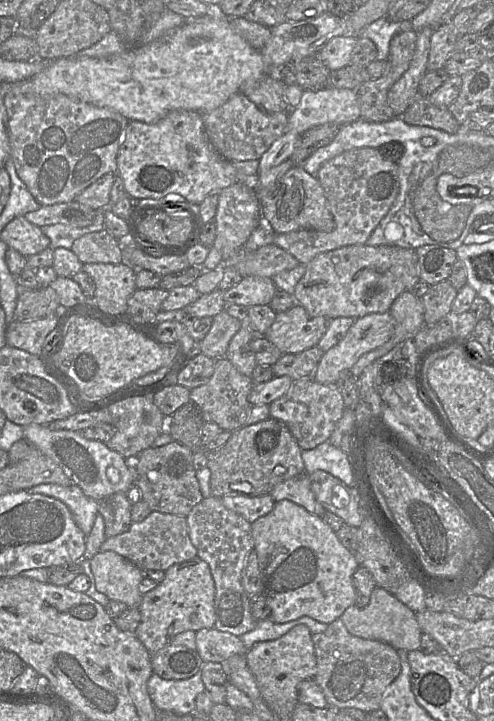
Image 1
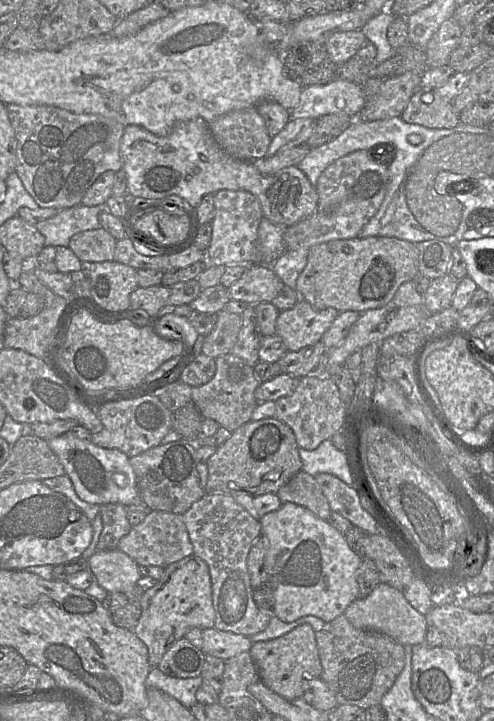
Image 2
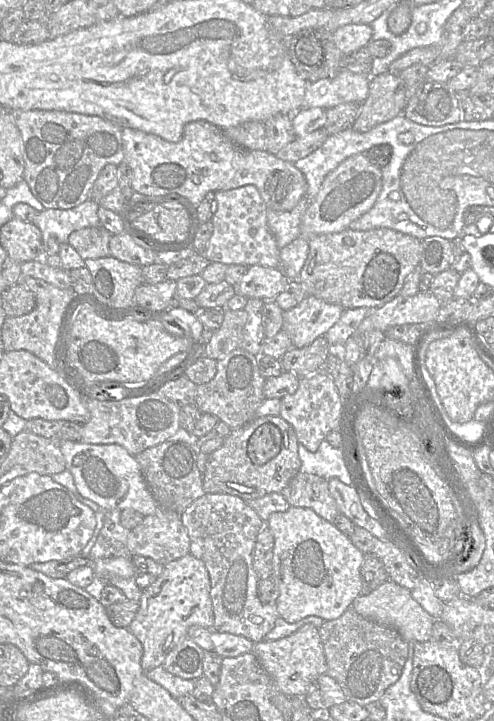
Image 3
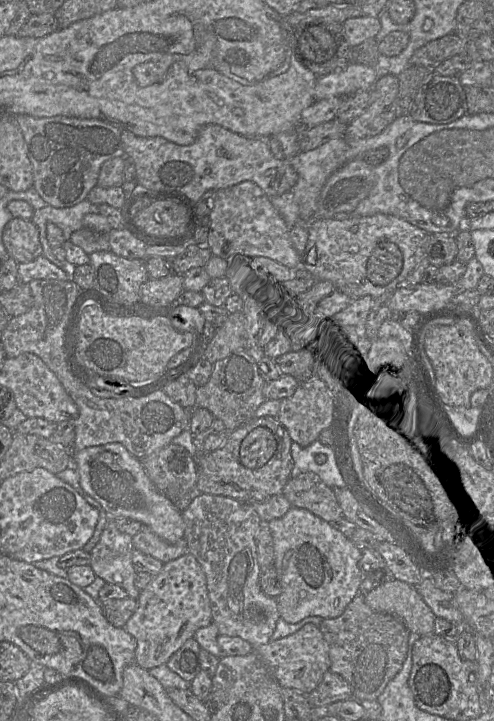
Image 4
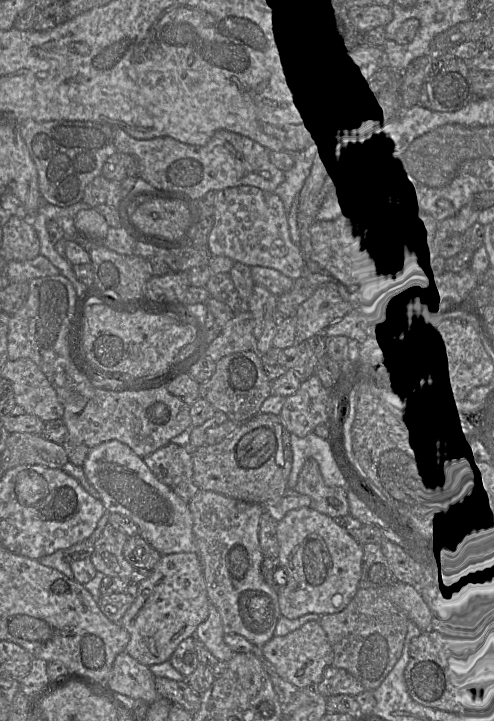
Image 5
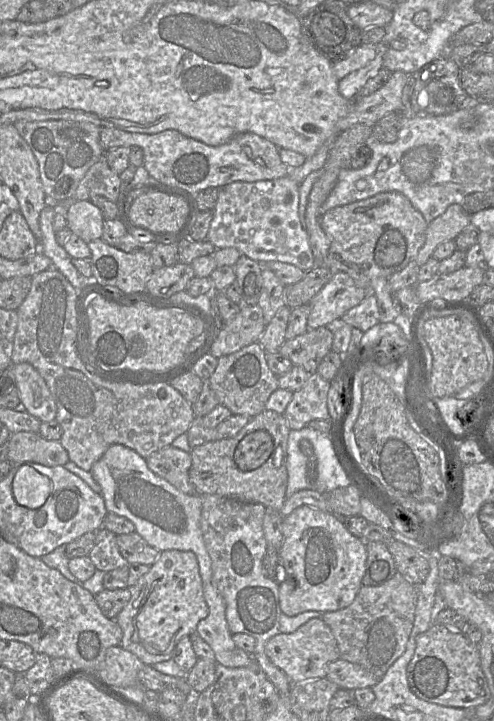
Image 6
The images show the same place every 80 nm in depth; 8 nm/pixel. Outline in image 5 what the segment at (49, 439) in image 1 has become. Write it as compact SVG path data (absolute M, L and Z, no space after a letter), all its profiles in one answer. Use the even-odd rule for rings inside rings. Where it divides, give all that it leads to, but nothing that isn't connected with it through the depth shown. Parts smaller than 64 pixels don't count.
M118 440L97 445L87 455L82 469L87 480L98 491L106 512L118 513L131 519L139 528L138 535L161 555L179 552L197 554L193 518L188 503L160 482L144 459L127 445Z

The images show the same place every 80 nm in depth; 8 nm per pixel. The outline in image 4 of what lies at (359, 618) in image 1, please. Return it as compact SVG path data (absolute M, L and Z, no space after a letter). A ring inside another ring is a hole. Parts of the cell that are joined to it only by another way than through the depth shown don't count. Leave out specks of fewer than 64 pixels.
M393 579L367 593L364 599L372 610L399 618L412 633L425 636L434 632L436 616L415 586Z

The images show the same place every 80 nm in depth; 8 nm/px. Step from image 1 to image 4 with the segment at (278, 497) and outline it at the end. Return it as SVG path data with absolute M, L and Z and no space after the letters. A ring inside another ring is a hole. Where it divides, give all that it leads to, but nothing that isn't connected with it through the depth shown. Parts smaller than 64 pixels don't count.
M313 470L291 477L282 492L293 507L306 508L328 522L344 516L334 487Z

